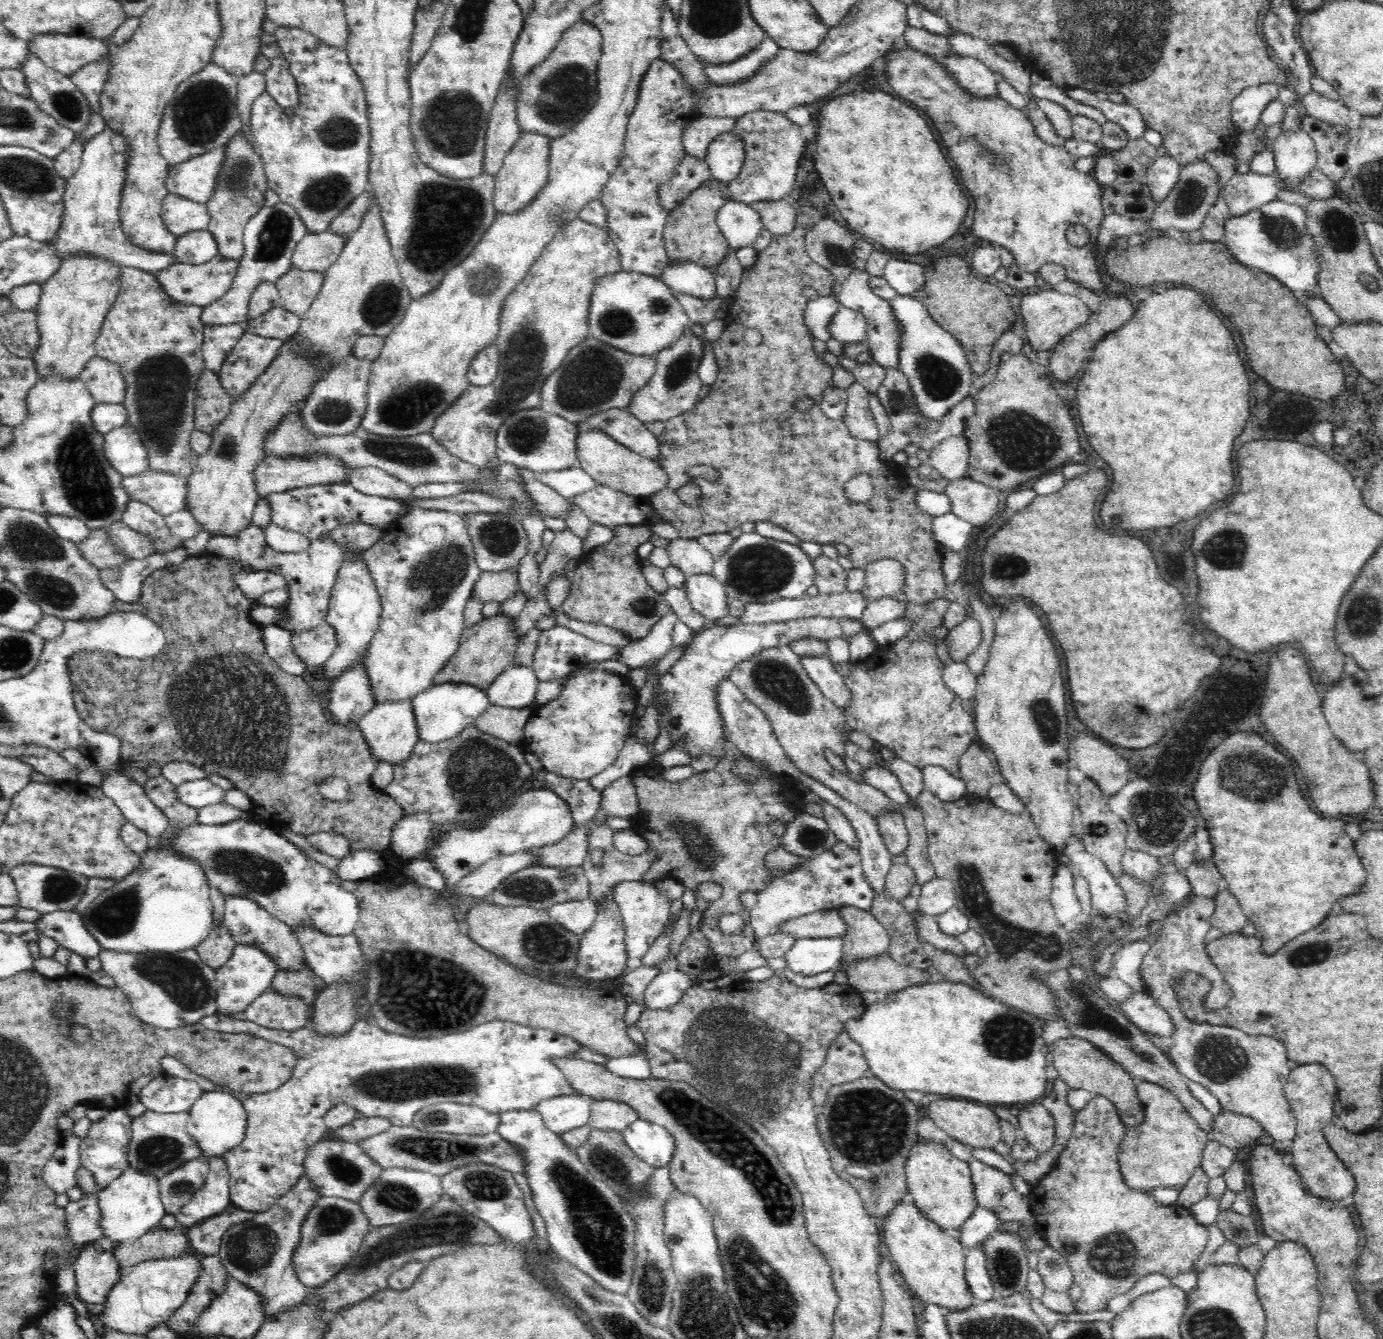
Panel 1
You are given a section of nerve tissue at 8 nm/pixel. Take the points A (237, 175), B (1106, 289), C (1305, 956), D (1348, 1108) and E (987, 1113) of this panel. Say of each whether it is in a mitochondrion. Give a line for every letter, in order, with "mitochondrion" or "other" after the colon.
A: mitochondrion
B: other
C: mitochondrion
D: other
E: other

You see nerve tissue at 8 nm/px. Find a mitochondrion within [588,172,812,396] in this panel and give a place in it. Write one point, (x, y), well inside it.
(680, 367)

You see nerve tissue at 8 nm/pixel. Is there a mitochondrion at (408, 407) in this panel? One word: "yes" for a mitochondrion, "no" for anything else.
yes

